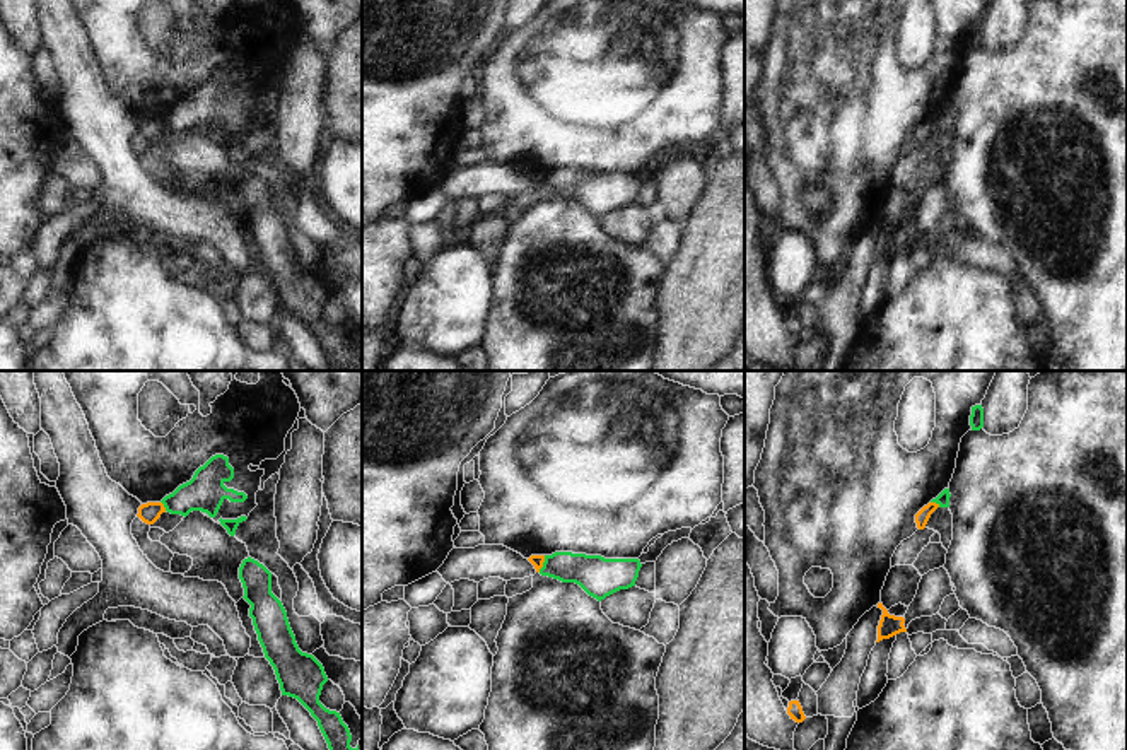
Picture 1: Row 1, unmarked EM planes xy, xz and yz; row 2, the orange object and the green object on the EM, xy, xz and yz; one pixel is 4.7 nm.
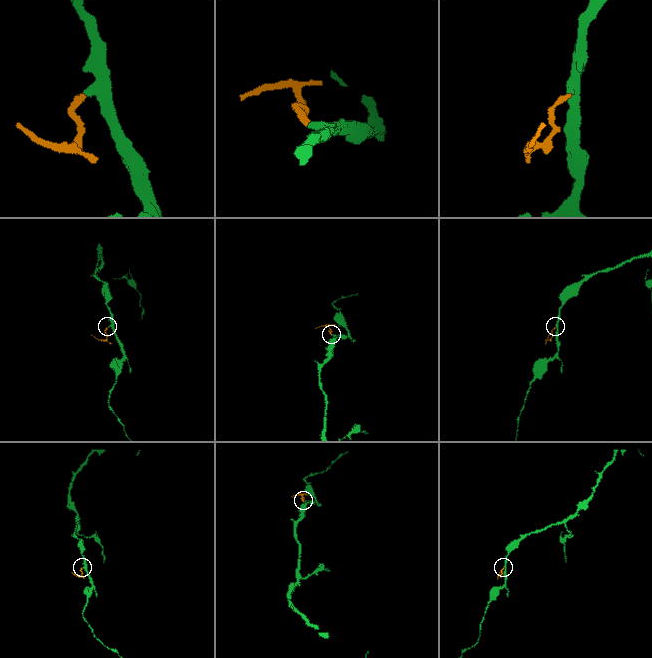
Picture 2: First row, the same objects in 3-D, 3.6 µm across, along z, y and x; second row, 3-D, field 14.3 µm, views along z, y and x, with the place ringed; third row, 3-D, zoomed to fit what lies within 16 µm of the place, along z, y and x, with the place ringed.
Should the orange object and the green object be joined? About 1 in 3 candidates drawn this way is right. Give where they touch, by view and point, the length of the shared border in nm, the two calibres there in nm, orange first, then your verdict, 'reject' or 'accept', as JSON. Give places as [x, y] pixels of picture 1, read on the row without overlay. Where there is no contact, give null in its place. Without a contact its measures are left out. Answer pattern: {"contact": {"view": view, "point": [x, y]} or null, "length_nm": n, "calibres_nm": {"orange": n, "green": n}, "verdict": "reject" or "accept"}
{"contact": {"view": "xz", "point": [542, 181]}, "length_nm": 90, "calibres_nm": {"orange": 60, "green": 180}, "verdict": "reject"}

